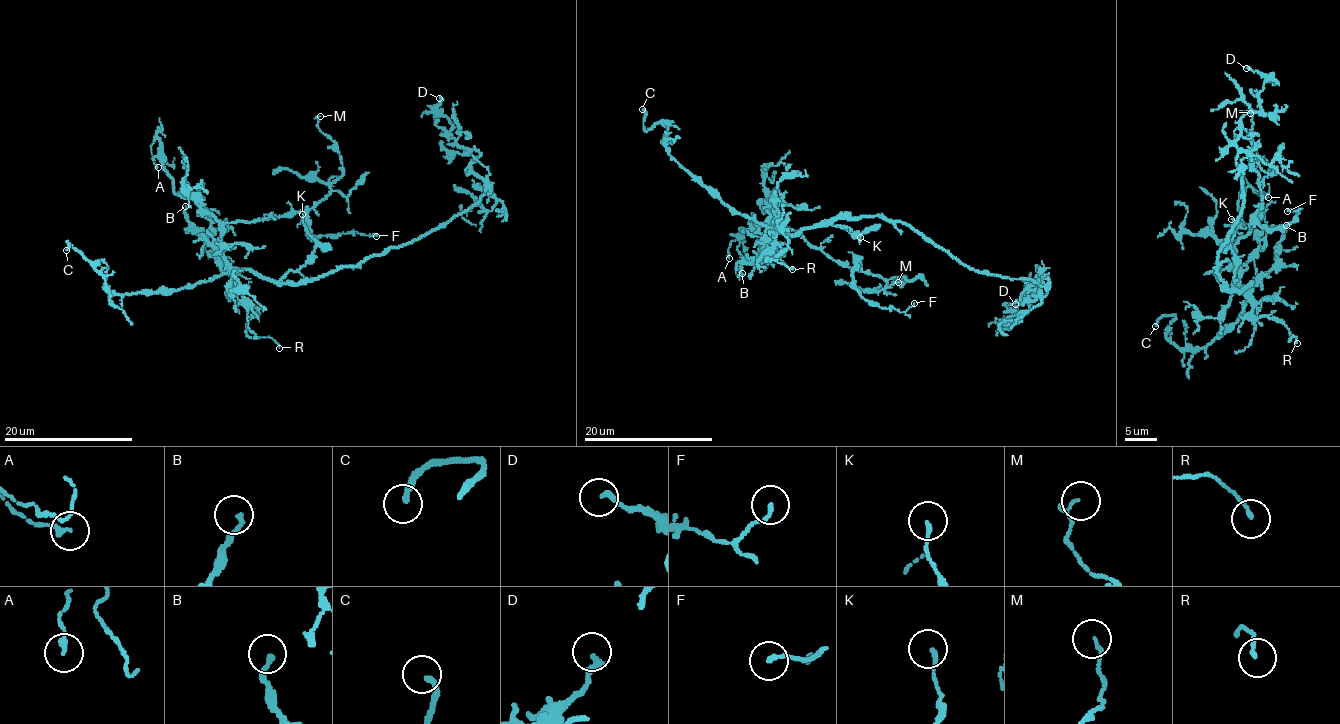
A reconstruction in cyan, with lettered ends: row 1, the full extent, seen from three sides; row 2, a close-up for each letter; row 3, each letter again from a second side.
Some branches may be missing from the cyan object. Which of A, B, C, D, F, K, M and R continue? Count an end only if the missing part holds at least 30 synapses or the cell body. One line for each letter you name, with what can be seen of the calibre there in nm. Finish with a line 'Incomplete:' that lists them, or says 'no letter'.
C: calibre 200 nm
Incomplete: C

